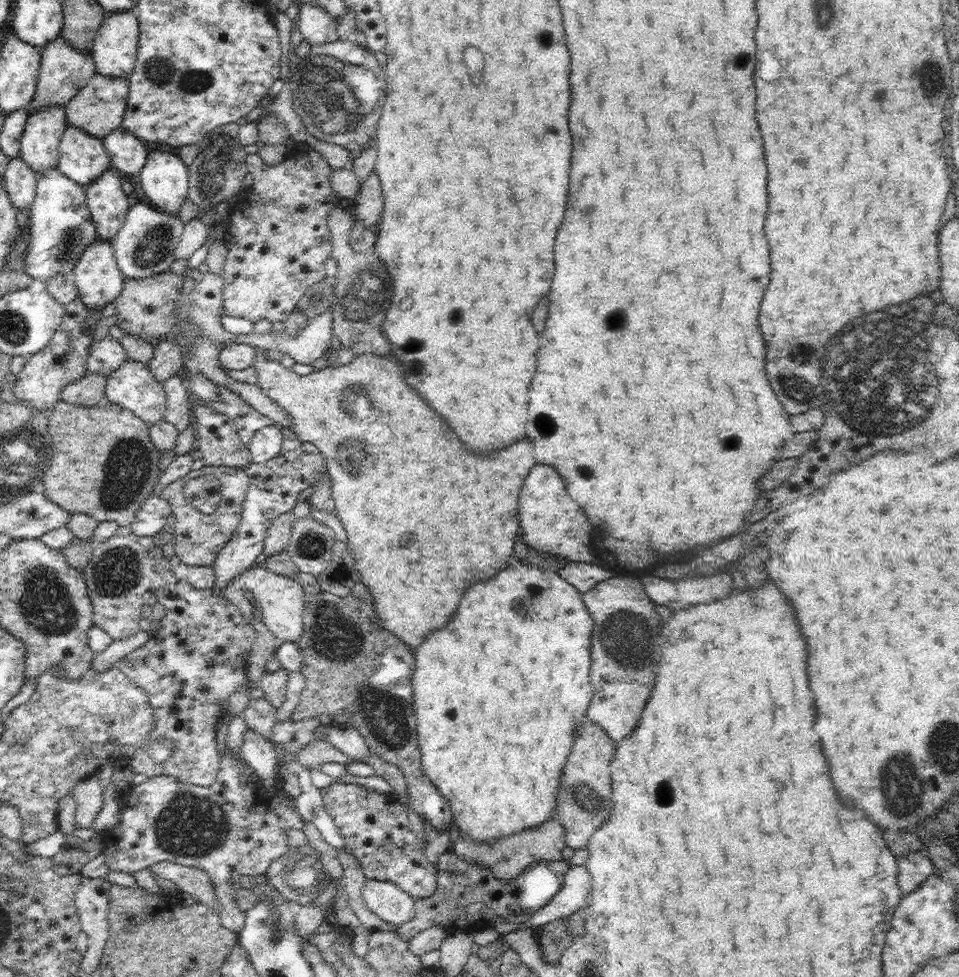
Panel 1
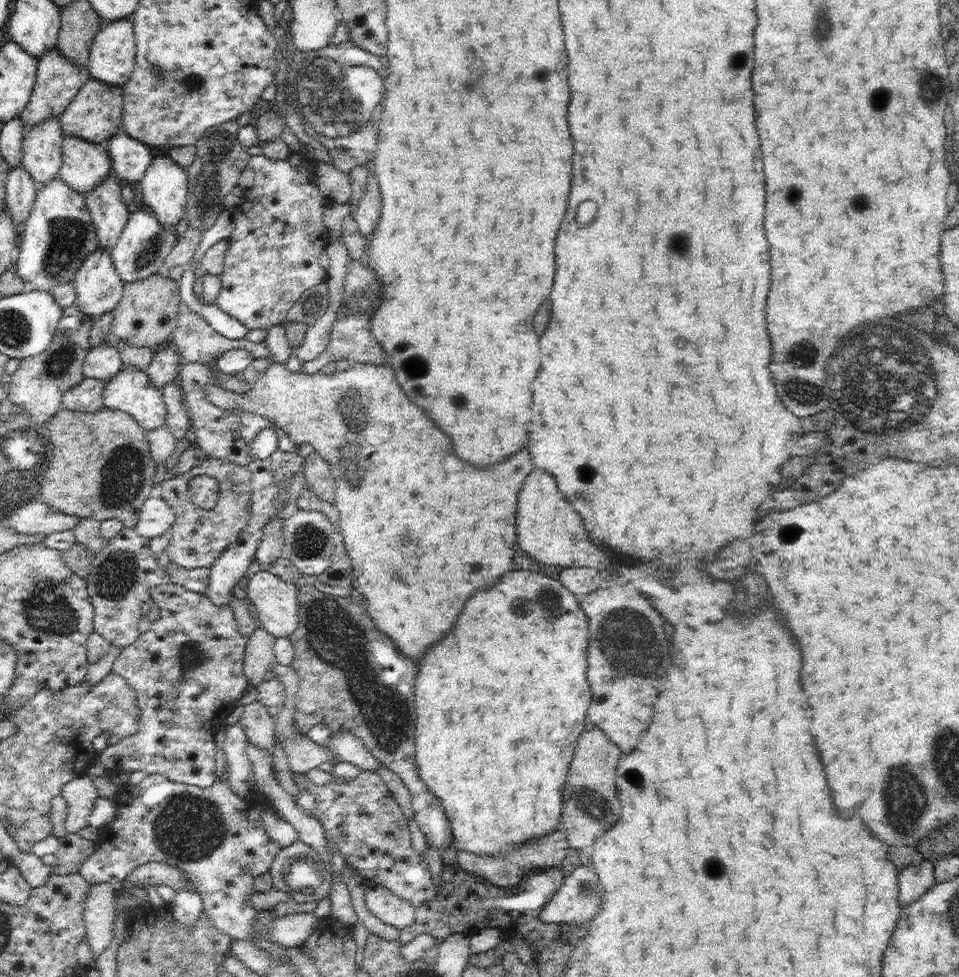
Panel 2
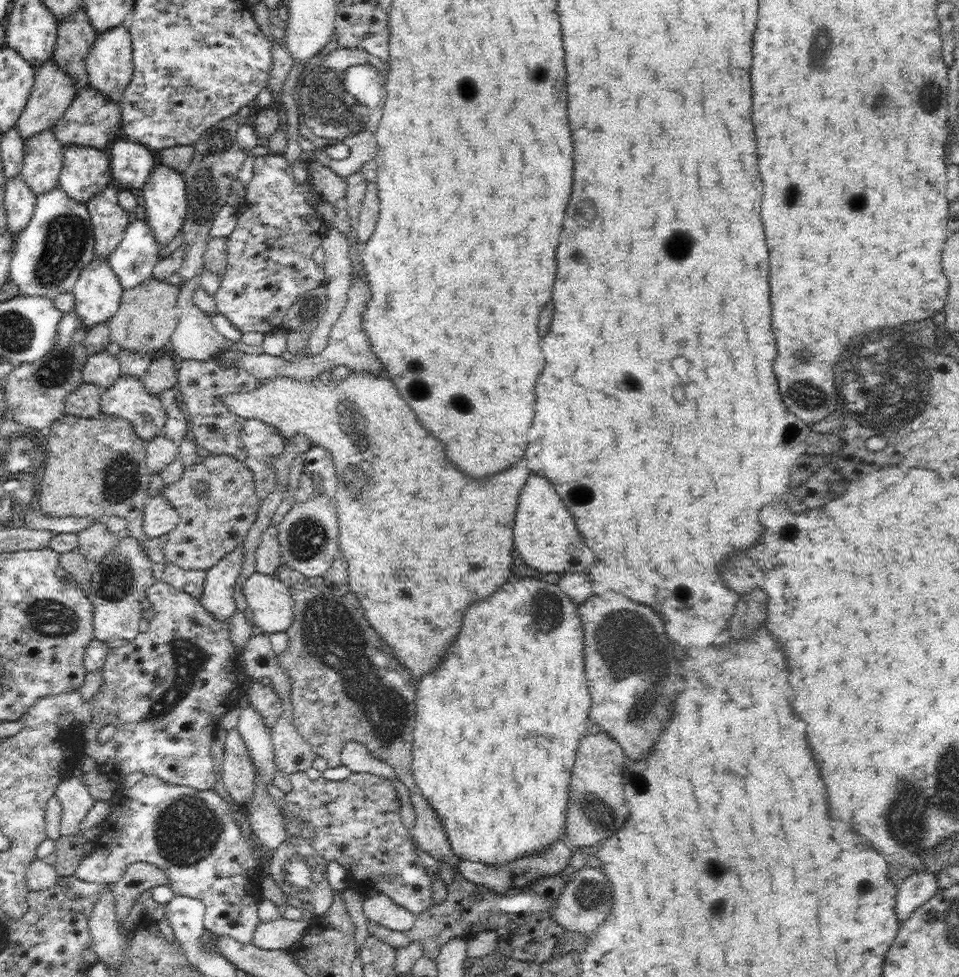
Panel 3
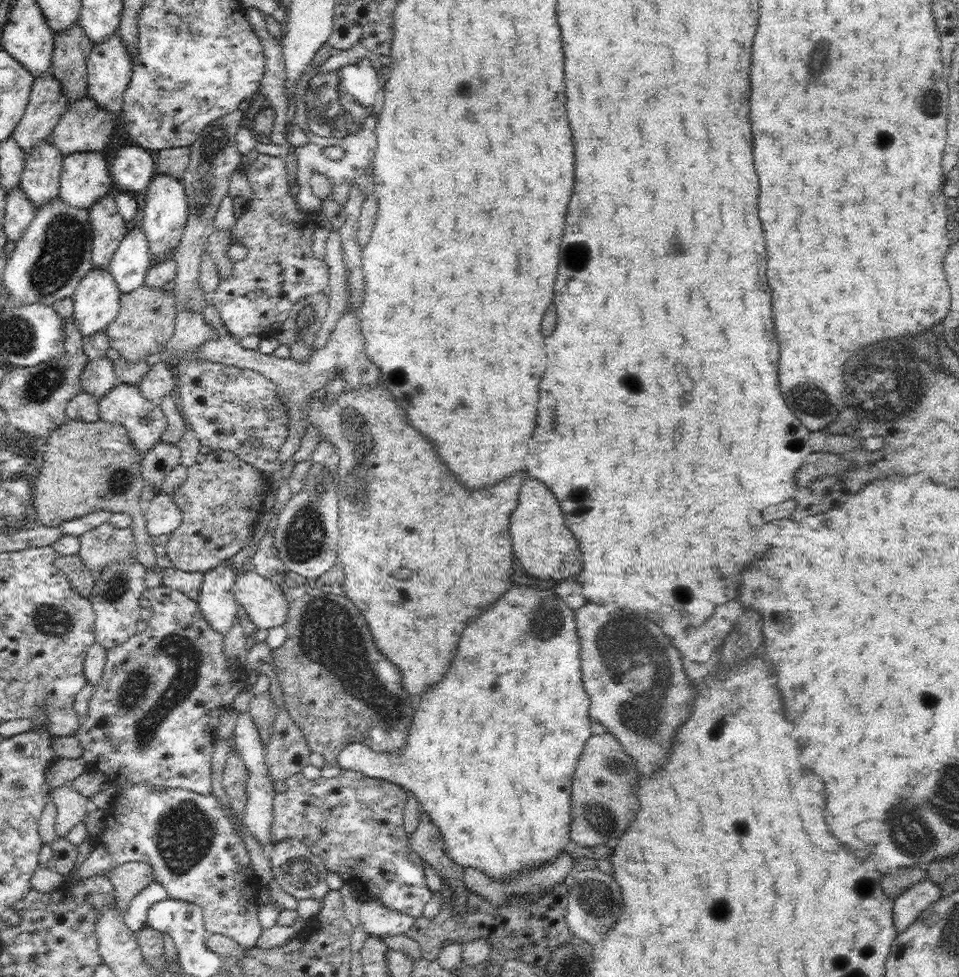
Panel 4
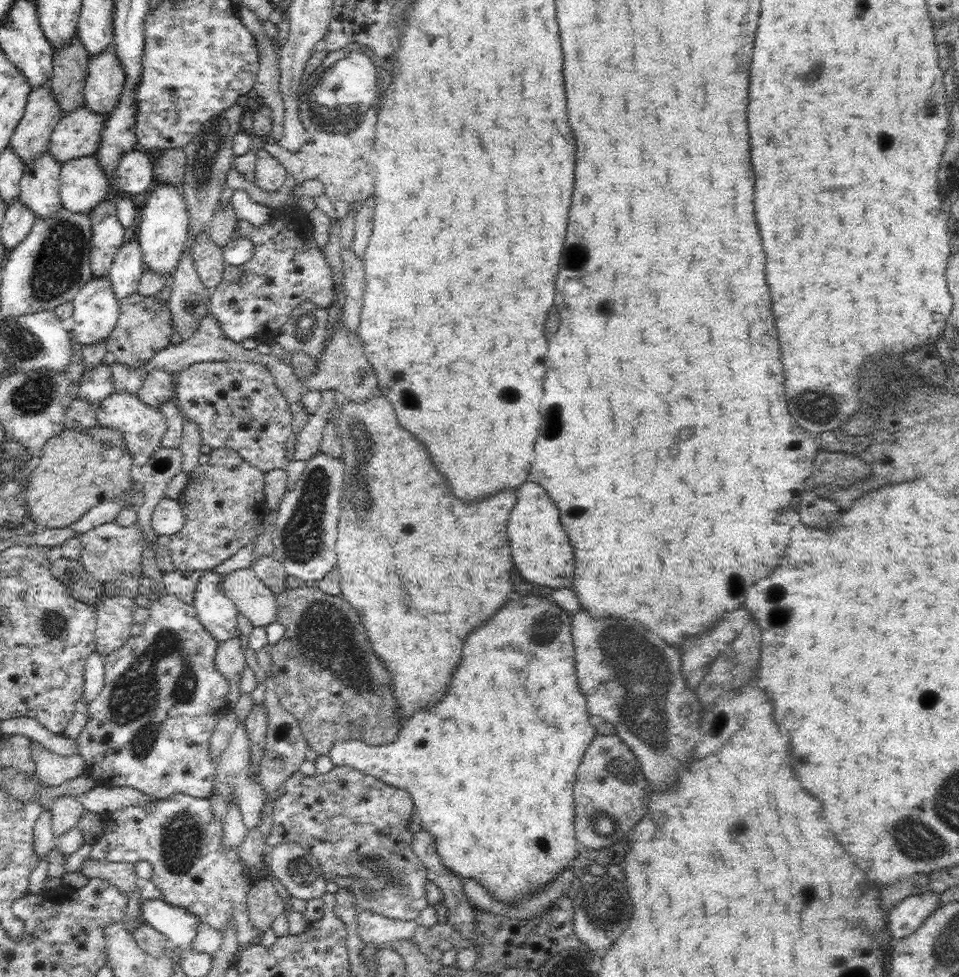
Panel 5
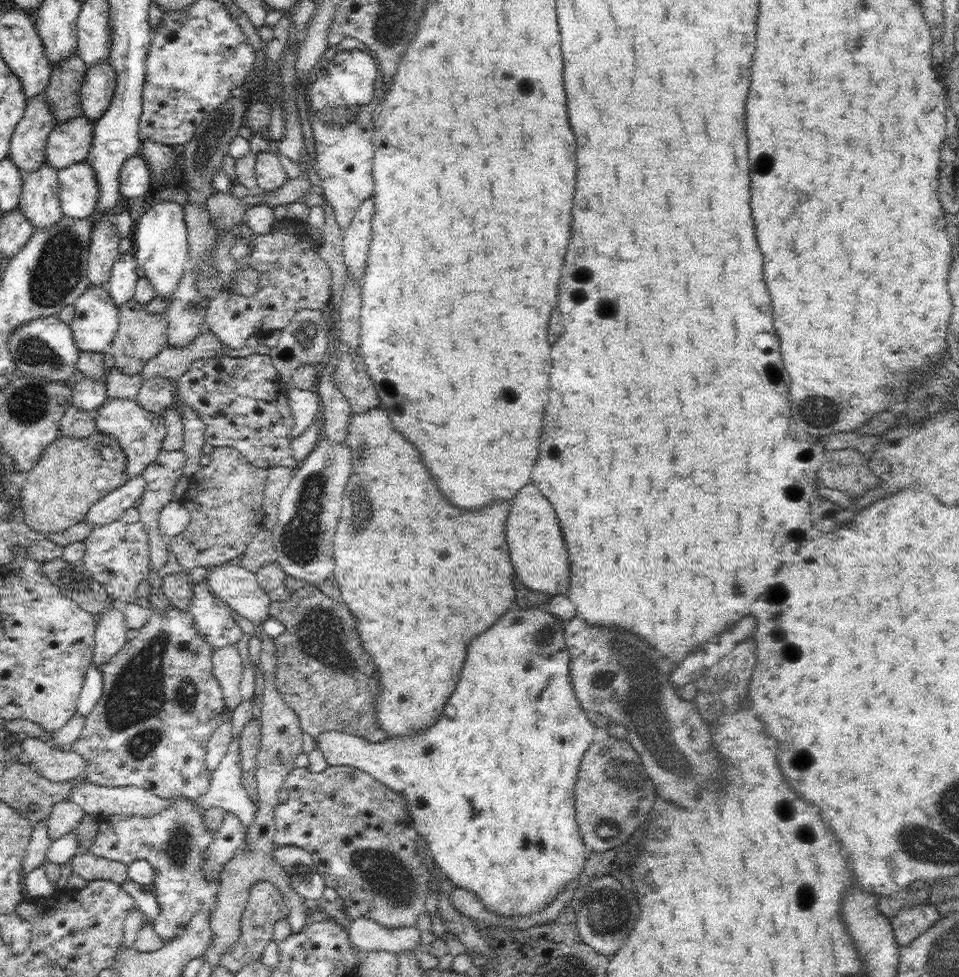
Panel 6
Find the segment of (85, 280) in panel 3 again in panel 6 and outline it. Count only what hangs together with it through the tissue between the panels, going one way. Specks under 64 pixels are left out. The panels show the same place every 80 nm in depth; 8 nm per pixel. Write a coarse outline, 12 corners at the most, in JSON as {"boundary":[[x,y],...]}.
{"boundary":[[105,285],[89,286],[69,325],[84,352],[109,351],[119,308]]}

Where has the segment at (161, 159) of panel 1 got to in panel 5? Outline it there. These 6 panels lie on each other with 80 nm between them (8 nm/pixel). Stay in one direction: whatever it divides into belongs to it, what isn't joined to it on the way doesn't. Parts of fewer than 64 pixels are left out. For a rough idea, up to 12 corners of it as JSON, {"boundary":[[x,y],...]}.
{"boundary":[[156,184],[136,235],[150,270],[170,276],[189,237],[181,189]]}

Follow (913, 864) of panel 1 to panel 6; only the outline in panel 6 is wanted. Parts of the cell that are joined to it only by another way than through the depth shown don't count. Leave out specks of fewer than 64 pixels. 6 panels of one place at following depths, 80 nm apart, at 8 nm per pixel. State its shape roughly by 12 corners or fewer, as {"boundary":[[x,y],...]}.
{"boundary":[[936,905],[904,906],[891,919],[897,943],[906,946],[940,919]]}

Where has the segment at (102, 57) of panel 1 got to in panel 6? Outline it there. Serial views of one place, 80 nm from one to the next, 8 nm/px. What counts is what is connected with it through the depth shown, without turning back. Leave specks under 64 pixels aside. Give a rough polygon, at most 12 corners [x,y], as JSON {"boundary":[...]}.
{"boundary":[[108,59],[87,69],[83,115],[96,122],[108,110],[116,73]]}

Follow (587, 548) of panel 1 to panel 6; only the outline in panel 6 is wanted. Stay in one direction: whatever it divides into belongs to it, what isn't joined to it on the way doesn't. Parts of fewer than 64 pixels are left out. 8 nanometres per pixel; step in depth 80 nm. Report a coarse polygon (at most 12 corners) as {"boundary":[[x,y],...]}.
{"boundary":[[532,484],[510,504],[515,576],[548,596],[568,594],[558,516]]}

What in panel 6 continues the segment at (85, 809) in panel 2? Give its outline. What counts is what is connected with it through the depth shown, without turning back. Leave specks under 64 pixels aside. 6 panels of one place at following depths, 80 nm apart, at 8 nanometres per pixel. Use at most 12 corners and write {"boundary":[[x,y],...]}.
{"boundary":[[69,798],[46,820],[50,840],[74,831],[84,816]]}

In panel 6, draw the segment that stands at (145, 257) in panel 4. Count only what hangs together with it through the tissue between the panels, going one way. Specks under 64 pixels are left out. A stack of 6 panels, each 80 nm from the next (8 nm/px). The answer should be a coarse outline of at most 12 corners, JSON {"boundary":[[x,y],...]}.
{"boundary":[[134,252],[119,255],[105,289],[120,308],[141,271]]}

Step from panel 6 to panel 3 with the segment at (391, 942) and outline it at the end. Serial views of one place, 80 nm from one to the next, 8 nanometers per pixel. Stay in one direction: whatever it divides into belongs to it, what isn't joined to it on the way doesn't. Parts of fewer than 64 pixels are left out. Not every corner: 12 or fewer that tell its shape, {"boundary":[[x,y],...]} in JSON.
{"boundary":[[370,890],[367,921],[406,932],[415,916],[388,895]]}

